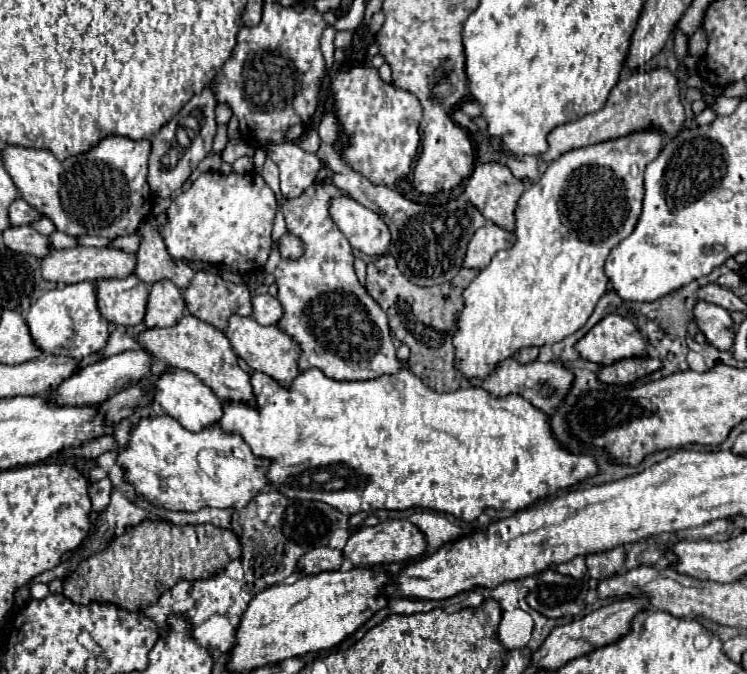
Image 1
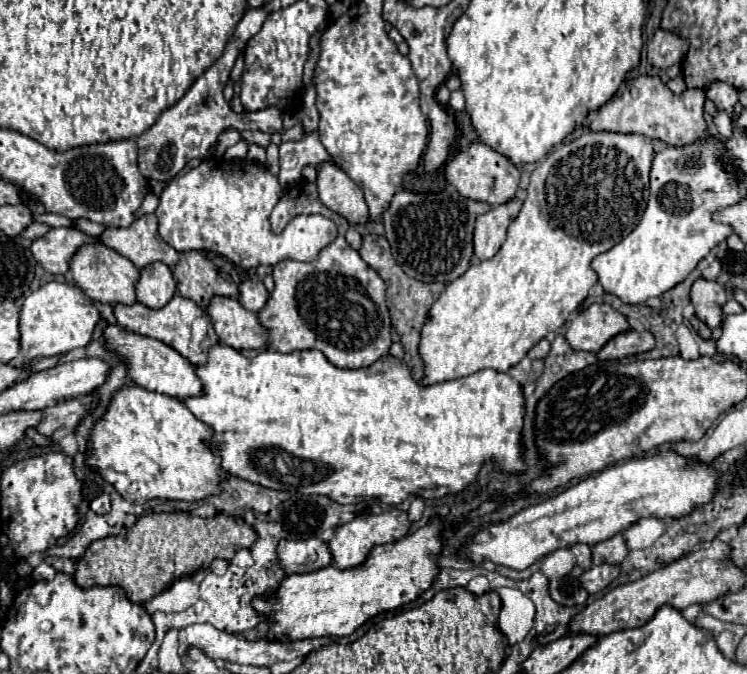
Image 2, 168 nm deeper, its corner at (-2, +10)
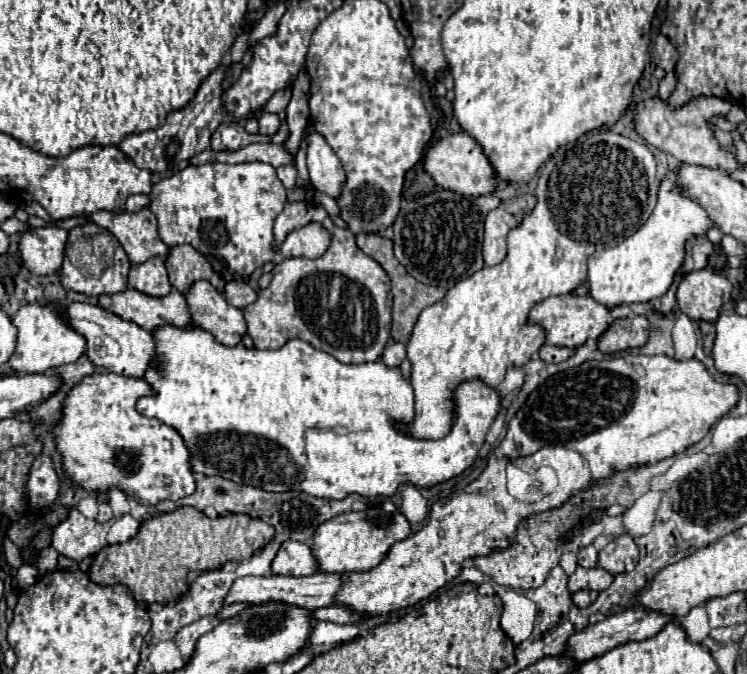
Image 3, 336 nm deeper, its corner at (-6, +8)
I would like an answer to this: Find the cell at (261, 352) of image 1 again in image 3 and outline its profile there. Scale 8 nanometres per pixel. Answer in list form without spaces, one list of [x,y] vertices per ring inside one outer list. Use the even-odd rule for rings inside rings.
[[[195,281],[185,293],[191,321],[209,331],[223,345],[237,345],[247,333],[241,309],[231,307],[207,281]]]

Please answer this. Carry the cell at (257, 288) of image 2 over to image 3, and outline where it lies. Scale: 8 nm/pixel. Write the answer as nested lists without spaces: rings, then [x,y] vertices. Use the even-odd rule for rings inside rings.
[[[229,281],[225,285],[225,291],[223,291],[227,303],[231,303],[233,307],[247,307],[247,303],[253,303],[257,299],[257,291],[253,291],[245,281]]]

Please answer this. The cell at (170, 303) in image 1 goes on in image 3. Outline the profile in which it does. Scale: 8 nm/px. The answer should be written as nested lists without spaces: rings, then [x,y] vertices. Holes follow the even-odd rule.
[[[153,257],[141,265],[131,265],[127,285],[151,297],[167,295],[171,291],[171,285],[167,279],[165,261],[161,257]]]

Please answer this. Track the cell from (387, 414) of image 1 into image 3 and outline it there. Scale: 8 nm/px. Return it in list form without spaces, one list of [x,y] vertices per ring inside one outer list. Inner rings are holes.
[[[161,325],[157,327],[153,333],[155,339],[155,355],[149,363],[149,369],[145,371],[143,379],[151,385],[151,389],[155,391],[155,395],[149,397],[141,397],[137,401],[137,411],[145,417],[155,417],[159,421],[163,421],[165,425],[173,427],[185,441],[185,447],[191,453],[191,471],[193,473],[201,473],[201,475],[219,475],[223,479],[231,479],[235,483],[241,485],[251,485],[251,487],[261,487],[265,491],[303,491],[307,495],[313,497],[329,497],[329,499],[343,499],[349,493],[359,493],[365,497],[375,497],[375,495],[385,495],[391,497],[395,495],[395,491],[403,485],[403,483],[413,483],[417,487],[431,487],[435,483],[447,481],[459,473],[463,473],[469,465],[473,465],[473,461],[477,459],[479,449],[485,443],[485,435],[491,427],[491,423],[495,421],[497,413],[499,413],[499,395],[495,389],[489,389],[483,381],[465,381],[455,389],[455,423],[453,429],[447,437],[437,439],[437,441],[425,441],[425,439],[411,439],[407,435],[401,435],[395,427],[393,427],[393,419],[397,421],[405,421],[409,423],[413,419],[413,389],[409,385],[409,381],[405,381],[397,369],[389,369],[385,367],[381,361],[373,361],[373,363],[359,363],[359,365],[345,365],[341,361],[337,361],[333,355],[313,349],[307,341],[303,339],[289,339],[281,349],[273,349],[273,351],[261,351],[261,349],[247,349],[243,343],[237,343],[233,347],[221,345],[213,339],[211,333],[203,331],[197,325],[189,325],[189,327],[173,327],[173,325]]]

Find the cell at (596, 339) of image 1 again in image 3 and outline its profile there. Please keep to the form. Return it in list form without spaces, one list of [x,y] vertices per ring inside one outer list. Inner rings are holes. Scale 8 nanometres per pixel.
[[[575,293],[547,297],[541,303],[537,303],[527,317],[529,323],[539,325],[545,329],[545,343],[547,345],[559,345],[559,347],[579,347],[585,343],[585,339],[597,339],[611,323],[613,317],[607,307],[597,303],[591,297],[581,297]]]

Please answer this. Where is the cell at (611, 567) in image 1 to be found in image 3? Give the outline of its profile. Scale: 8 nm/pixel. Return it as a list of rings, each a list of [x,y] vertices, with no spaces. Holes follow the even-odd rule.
[[[619,535],[603,551],[599,551],[599,567],[609,571],[611,575],[619,575],[625,571],[625,559],[637,561],[639,559],[639,547],[635,545],[633,537]]]

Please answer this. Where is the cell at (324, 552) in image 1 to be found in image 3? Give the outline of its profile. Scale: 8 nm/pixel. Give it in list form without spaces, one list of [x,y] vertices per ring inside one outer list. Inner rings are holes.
[[[285,541],[271,563],[271,571],[273,575],[303,577],[313,575],[317,571],[317,563],[315,557],[311,555],[309,545],[299,541]]]

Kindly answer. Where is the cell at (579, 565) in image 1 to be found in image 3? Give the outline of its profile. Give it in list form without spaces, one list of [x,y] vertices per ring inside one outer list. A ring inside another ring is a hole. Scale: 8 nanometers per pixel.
[[[593,545],[585,547],[583,551],[579,551],[577,559],[579,559],[581,567],[595,567],[597,565],[597,551],[595,551],[595,547]]]

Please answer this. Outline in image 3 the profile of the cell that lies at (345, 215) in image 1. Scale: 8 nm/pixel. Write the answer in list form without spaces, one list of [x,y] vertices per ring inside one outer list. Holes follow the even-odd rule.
[[[315,129],[303,133],[303,141],[307,151],[307,169],[311,185],[321,193],[331,195],[333,199],[339,197],[339,187],[343,185],[343,167],[337,155],[333,153],[325,137]]]

